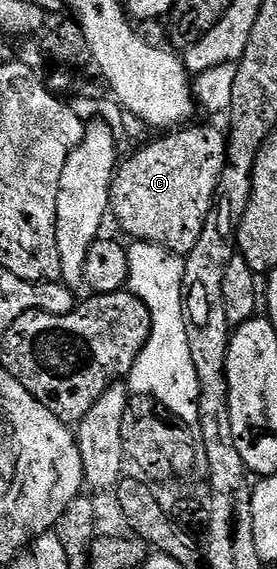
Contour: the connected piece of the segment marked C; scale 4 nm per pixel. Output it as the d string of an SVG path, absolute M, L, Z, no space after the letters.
M194 126L164 133L156 142L141 147L127 163L124 161L116 169L115 178L111 181L109 214L112 219L119 221L119 226L128 234L128 239L151 242L180 256L186 256L193 244L197 244L197 236L201 236L205 216L217 192L217 180L221 176L227 155L227 139L224 131L215 126Z

